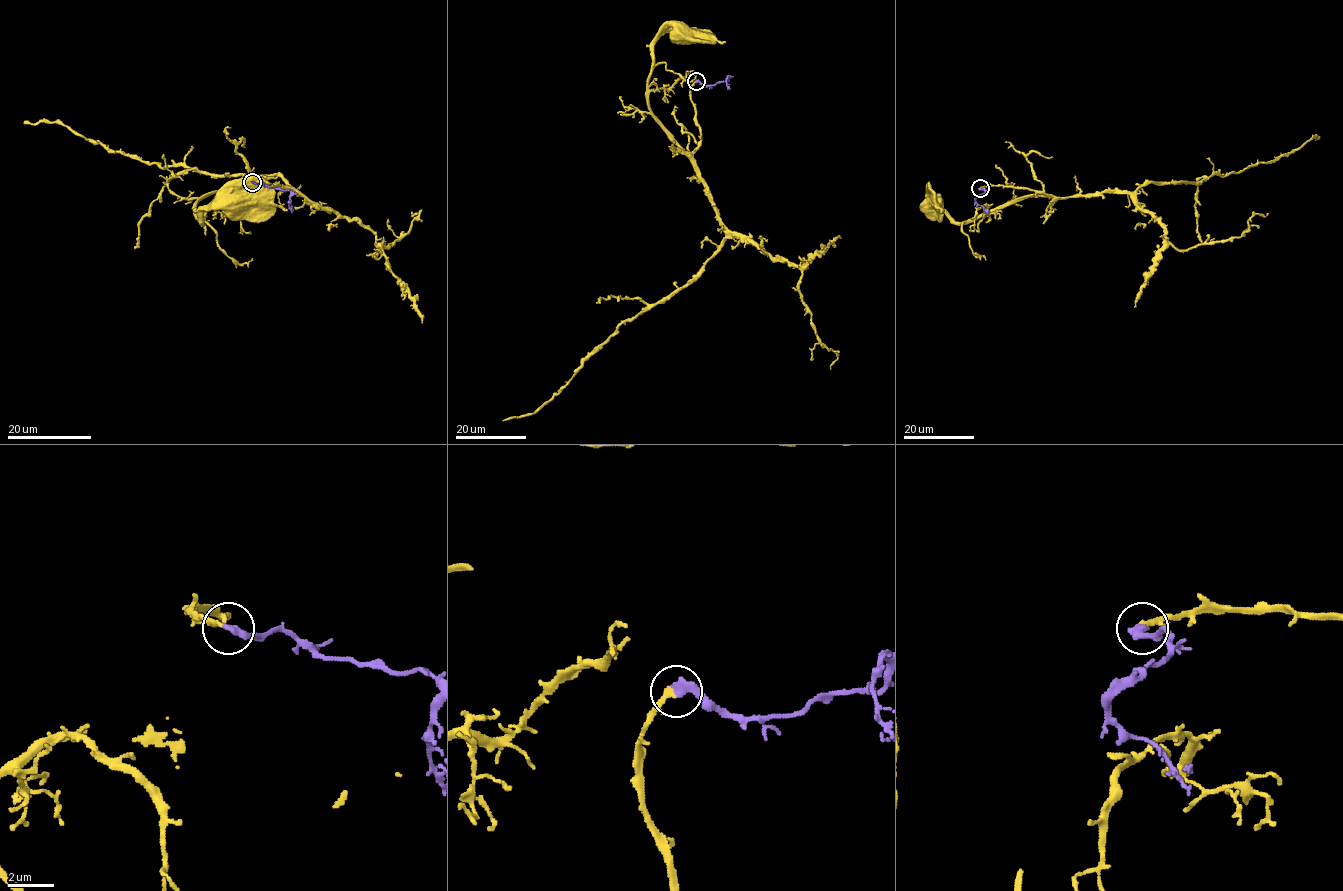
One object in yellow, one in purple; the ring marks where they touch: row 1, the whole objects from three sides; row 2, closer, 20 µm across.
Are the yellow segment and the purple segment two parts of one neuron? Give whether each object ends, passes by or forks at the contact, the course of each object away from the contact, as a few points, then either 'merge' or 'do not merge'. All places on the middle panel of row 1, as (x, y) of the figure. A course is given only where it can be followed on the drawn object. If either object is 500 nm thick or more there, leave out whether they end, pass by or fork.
yellow passes by; purple ends; course yellow (695, 82), (690, 100), (700, 144), (686, 153), (651, 112), (648, 80), (655, 41), (667, 30), (682, 34); course purple (695, 81), (711, 85), (726, 81), (727, 77), (729, 88); merge

